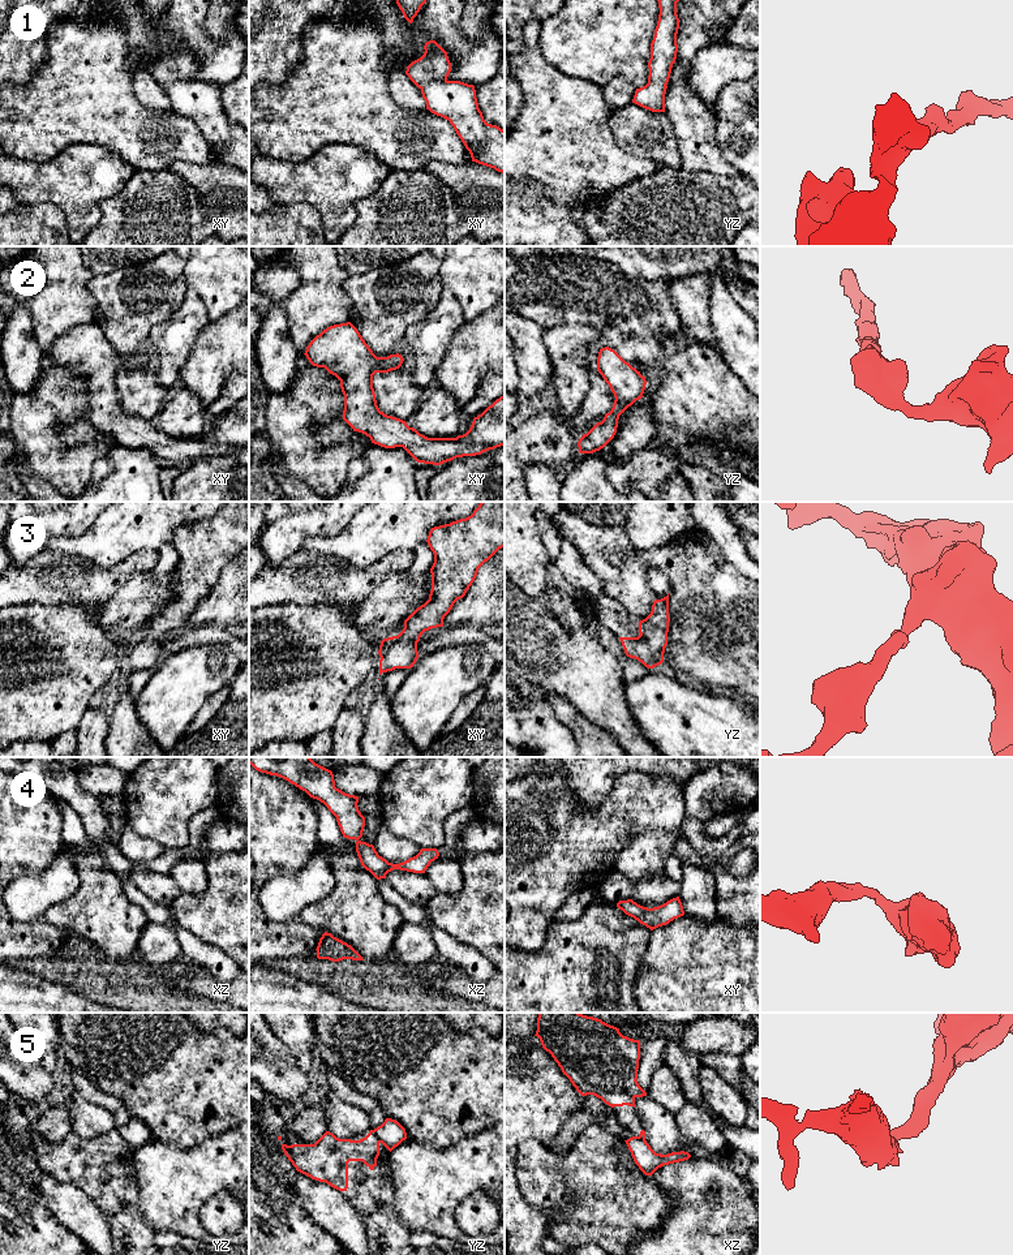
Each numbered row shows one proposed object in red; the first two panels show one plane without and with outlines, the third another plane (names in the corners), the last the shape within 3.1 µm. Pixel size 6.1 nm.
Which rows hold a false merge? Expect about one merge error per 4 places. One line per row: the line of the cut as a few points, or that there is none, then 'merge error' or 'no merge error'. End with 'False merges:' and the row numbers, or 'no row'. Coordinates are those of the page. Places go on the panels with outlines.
1: no cut; no merge error
2: no cut; no merge error
3: no cut; no merge error
4: no cut; no merge error
5: cut in yz along (372, 1130), (381, 1142); merge error
False merges: 5

